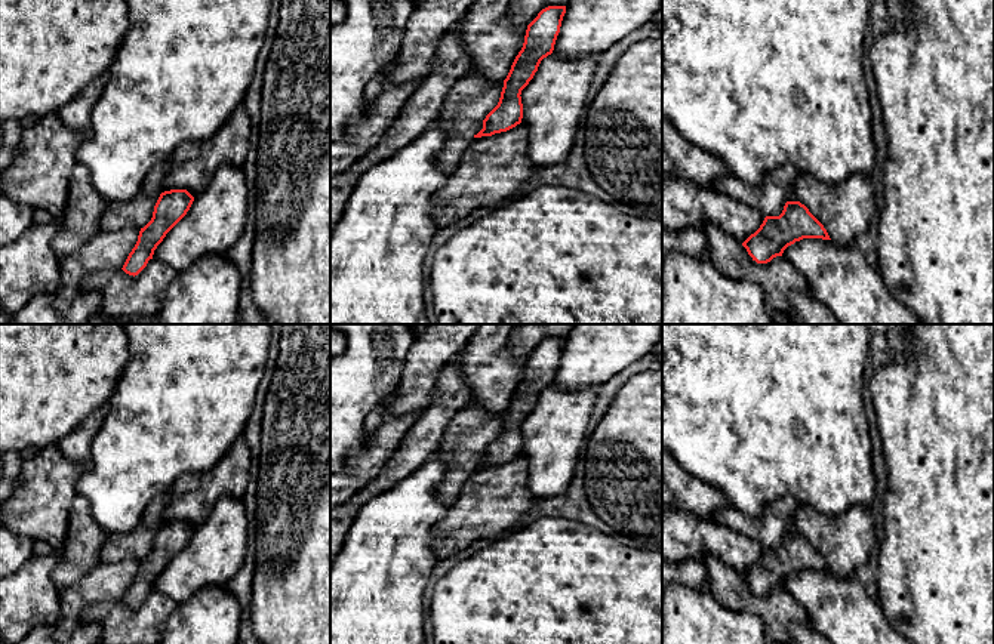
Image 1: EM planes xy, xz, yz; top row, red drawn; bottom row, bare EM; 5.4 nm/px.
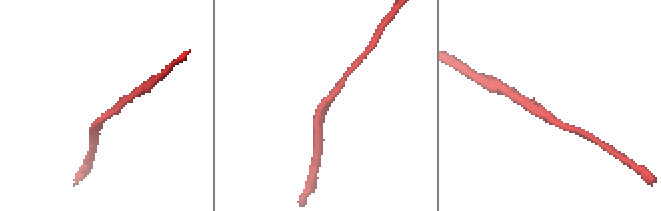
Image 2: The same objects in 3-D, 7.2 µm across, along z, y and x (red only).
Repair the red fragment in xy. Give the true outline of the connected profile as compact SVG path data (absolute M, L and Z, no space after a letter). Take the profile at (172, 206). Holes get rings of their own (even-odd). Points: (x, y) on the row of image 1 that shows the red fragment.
M170 189L160 194L151 221L141 228L138 241L121 268L126 274L135 277L147 266L157 246L187 215L193 201L194 197L187 189Z

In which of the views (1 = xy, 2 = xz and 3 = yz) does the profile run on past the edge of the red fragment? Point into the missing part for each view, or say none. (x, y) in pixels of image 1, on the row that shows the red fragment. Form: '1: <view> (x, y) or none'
1: none
2: none
3: none

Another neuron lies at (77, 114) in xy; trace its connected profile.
M107 73L93 78L84 86L71 102L65 104L58 115L61 121L73 130L90 130L92 126L92 110L98 102L104 86L107 84Z

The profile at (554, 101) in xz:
M551 53L521 90L521 123L529 129L527 155L538 169L567 160L588 107L587 96L598 58L600 53L560 59Z

